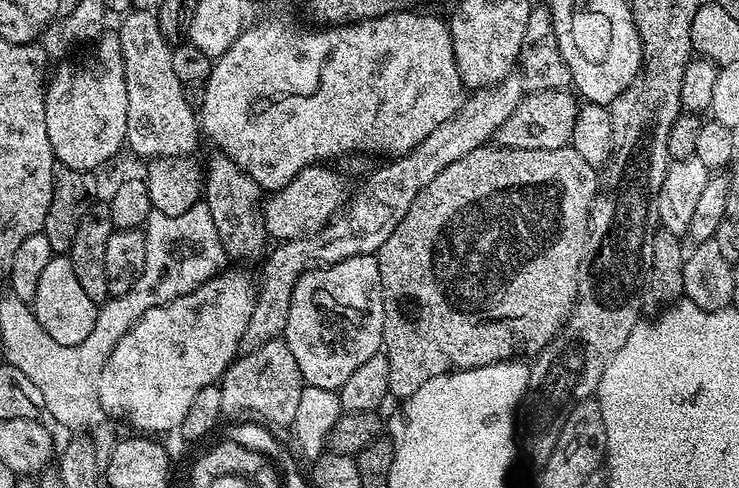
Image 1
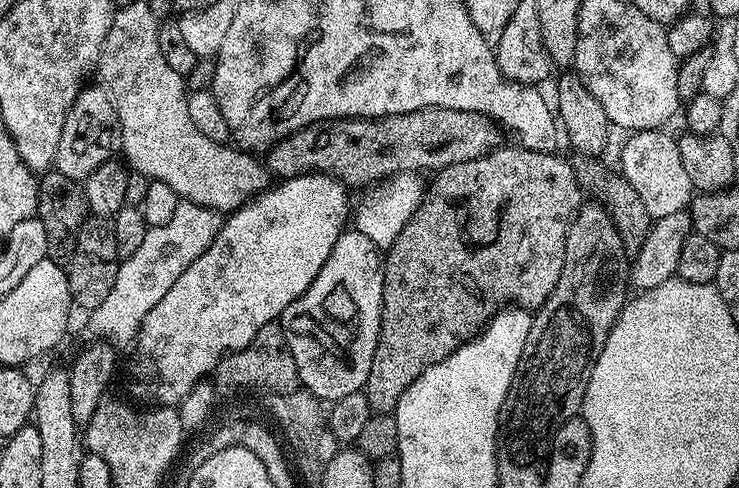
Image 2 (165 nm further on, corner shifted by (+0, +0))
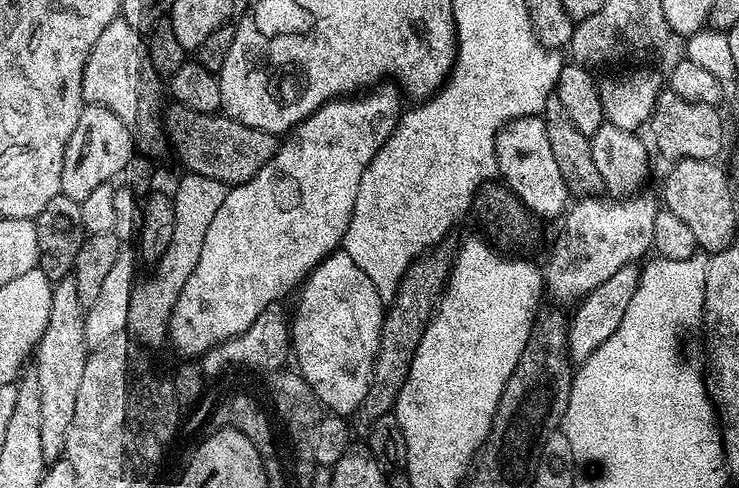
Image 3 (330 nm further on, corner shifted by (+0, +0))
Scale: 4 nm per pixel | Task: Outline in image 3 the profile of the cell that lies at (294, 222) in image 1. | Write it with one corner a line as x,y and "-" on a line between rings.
117,18
110,22
110,26
106,26
106,30
102,30
98,42
94,42
94,50
90,50
90,58
86,58
86,66
82,70
82,94
88,104
100,104
106,110
113,111
134,133
135,143
141,153
157,154
156,152
166,148
166,136
158,119
162,107
160,108
160,100
156,97
156,80
158,81
158,74
152,69
145,37
124,19

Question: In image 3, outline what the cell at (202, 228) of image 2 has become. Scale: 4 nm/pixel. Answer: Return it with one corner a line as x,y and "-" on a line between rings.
184,174
180,185
176,188
176,225
174,238
155,265
156,273
148,281
137,283
130,298
130,314
127,331
141,345
164,344
168,335
168,319
174,310
174,302
178,302
178,294
182,294
182,286
186,286
186,278
194,274
194,266
198,266
198,254
202,254
202,242
206,238
206,226
218,214
218,206
226,202
229,185
218,182
214,178

